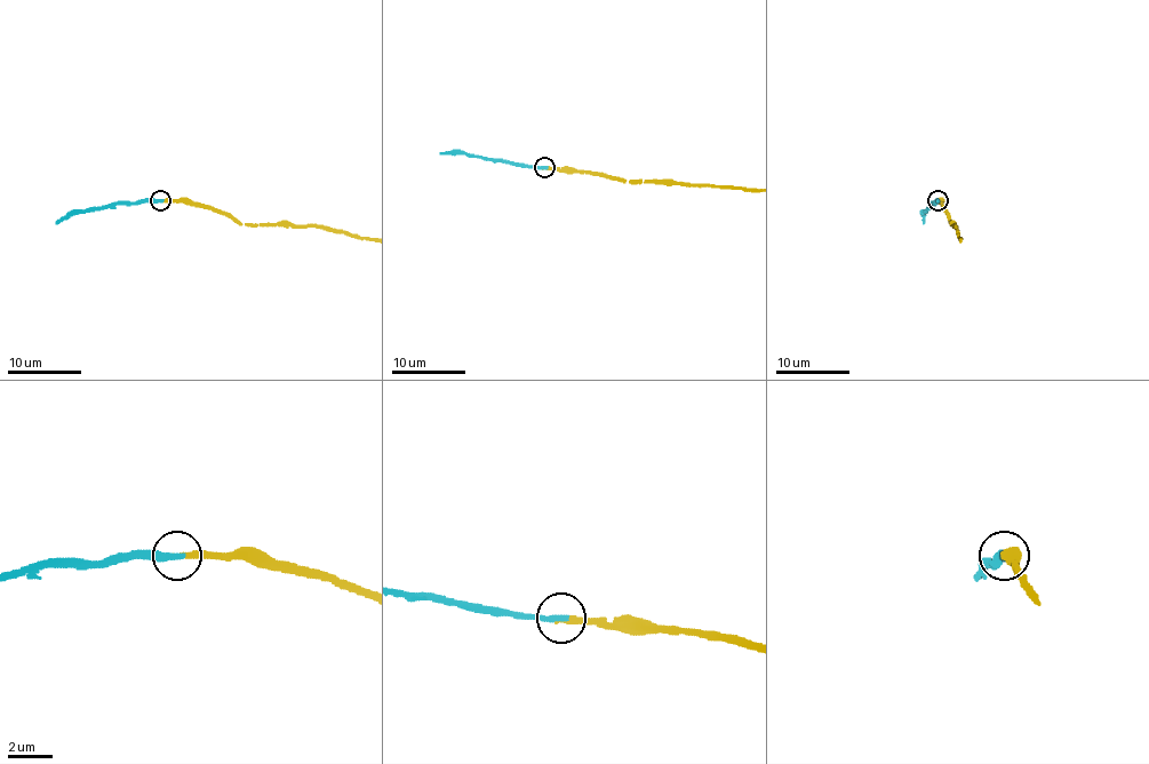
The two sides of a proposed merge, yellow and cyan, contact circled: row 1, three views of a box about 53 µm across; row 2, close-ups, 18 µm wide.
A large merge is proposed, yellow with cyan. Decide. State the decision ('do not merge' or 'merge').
merge

